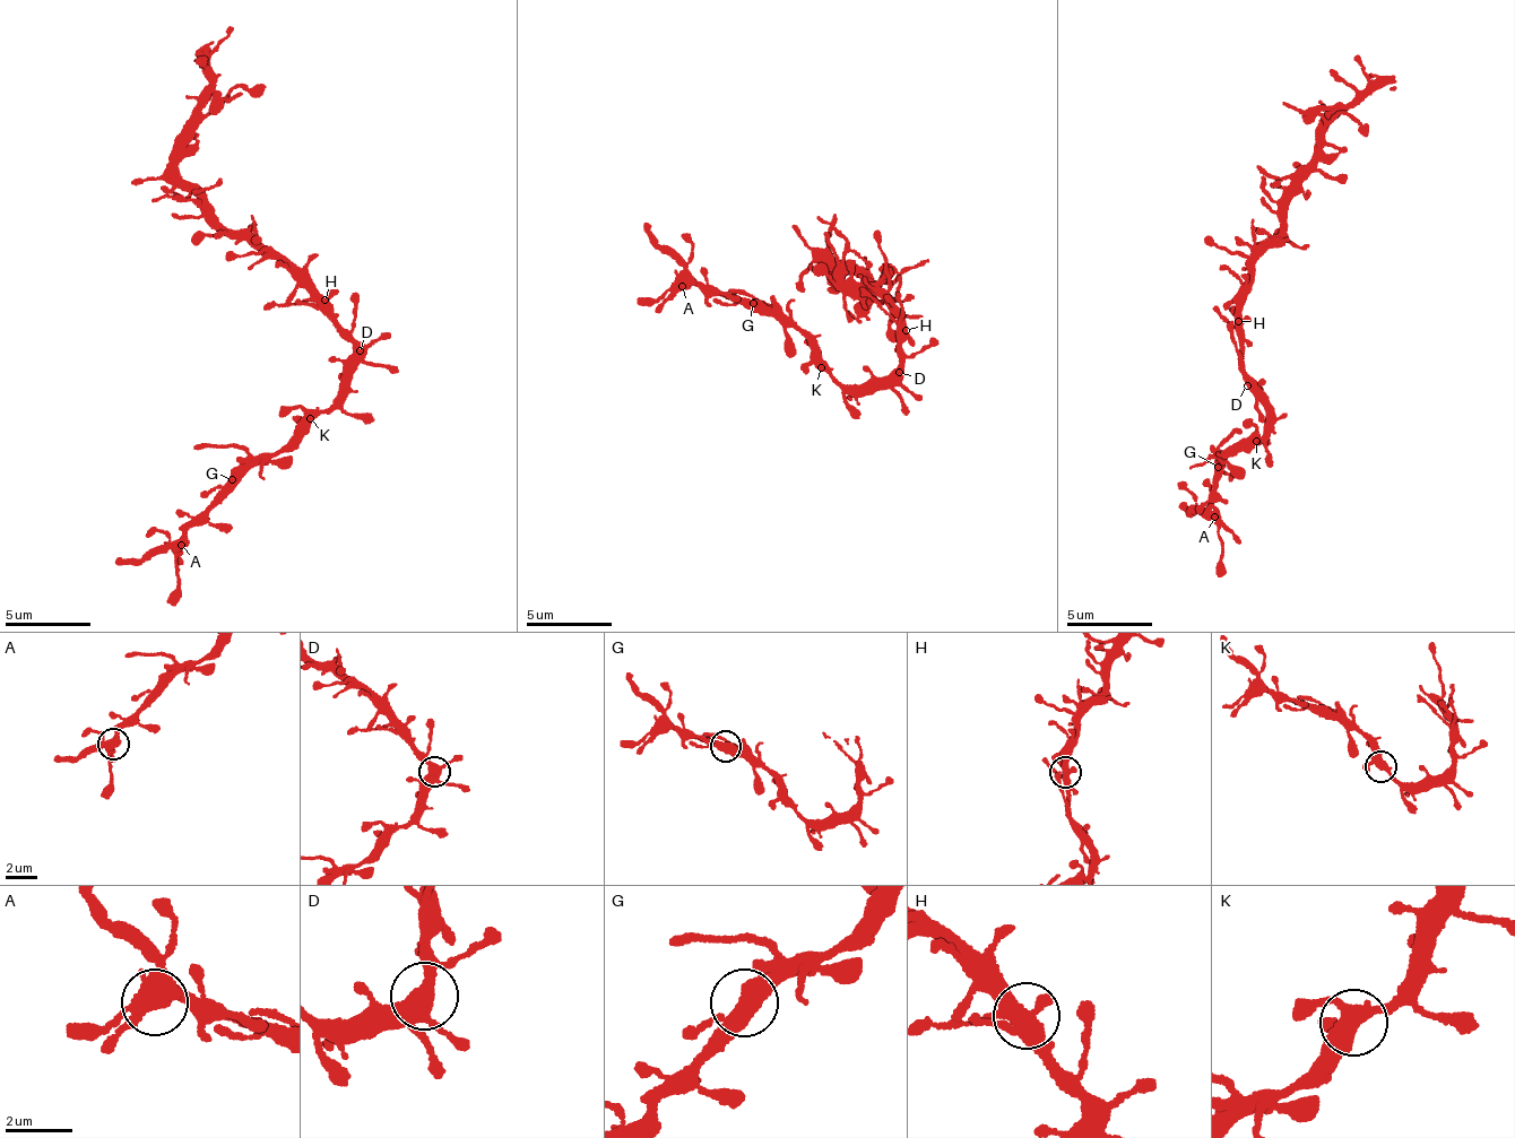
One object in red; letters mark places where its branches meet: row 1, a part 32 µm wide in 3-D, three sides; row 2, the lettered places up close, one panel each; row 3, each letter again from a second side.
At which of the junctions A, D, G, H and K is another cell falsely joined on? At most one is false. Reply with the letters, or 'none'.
none

